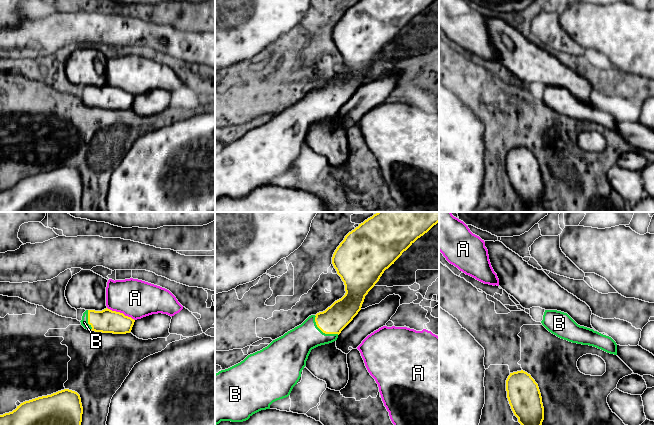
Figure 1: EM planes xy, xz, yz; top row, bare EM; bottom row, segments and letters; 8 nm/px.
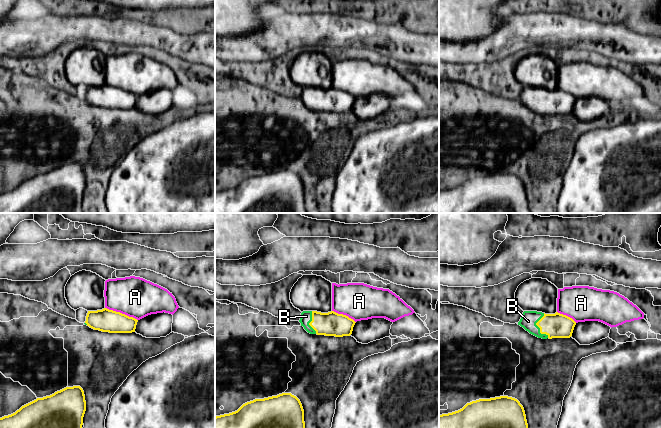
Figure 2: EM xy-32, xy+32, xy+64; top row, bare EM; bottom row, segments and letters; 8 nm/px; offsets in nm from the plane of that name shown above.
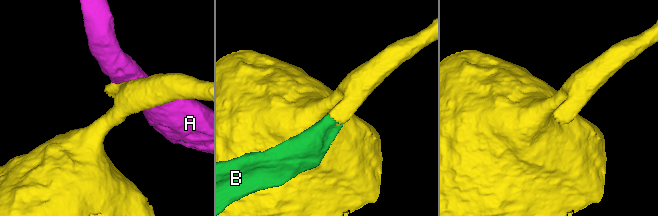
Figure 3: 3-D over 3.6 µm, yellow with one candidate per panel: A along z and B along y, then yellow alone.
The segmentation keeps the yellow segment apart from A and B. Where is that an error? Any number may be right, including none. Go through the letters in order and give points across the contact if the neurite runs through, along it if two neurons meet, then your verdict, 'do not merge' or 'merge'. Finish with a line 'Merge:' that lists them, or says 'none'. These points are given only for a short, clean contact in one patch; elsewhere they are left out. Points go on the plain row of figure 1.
A: do not merge
B: across xz (334, 95), (322, 107), (314, 107), (295, 122) | merge
Merge: B

